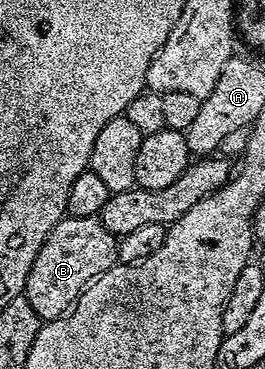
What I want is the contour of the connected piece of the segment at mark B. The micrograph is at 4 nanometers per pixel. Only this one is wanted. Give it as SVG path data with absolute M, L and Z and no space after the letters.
M63 216L56 226L44 238L44 246L40 246L40 254L36 254L36 262L32 262L32 270L26 279L26 300L36 310L39 320L56 320L73 309L74 303L82 297L82 291L87 288L100 274L119 263L118 240L108 230L104 230L98 216Z

